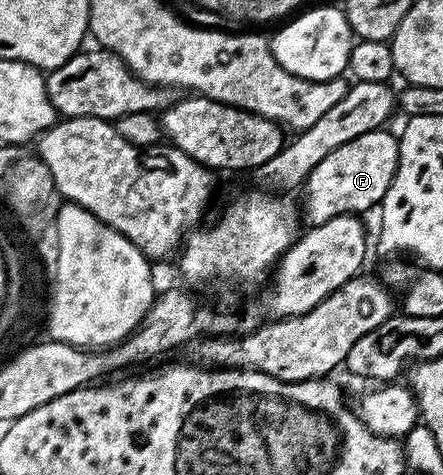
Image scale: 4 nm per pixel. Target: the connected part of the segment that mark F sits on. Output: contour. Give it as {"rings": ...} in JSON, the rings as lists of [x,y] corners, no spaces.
{"rings":[[[382,127],[375,131],[367,131],[367,135],[359,135],[359,139],[351,139],[351,143],[343,143],[343,147],[335,147],[315,171],[303,182],[305,189],[305,205],[303,201],[303,217],[309,220],[310,226],[327,223],[327,219],[335,219],[339,215],[365,215],[368,209],[376,210],[381,204],[383,195],[387,195],[387,187],[391,187],[391,179],[399,163],[399,137],[396,132],[388,133]]]}

